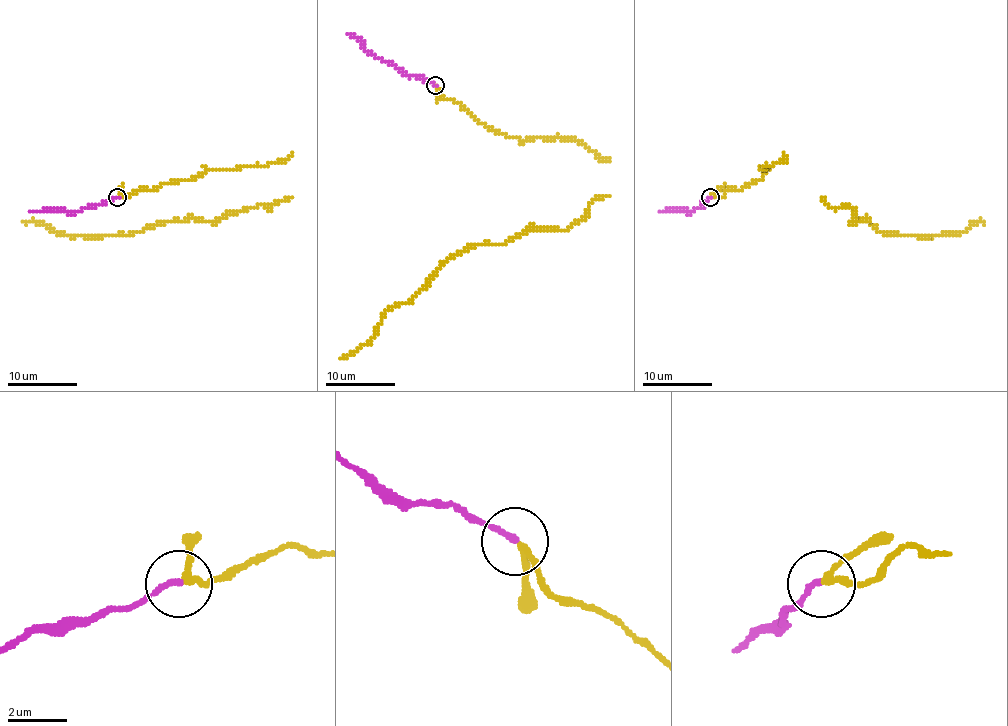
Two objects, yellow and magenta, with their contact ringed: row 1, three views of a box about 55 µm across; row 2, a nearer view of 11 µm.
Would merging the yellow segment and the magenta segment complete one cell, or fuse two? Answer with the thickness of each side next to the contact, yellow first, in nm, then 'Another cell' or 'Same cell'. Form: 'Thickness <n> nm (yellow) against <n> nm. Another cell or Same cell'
Thickness 190 nm (yellow) against 190 nm. Same cell

